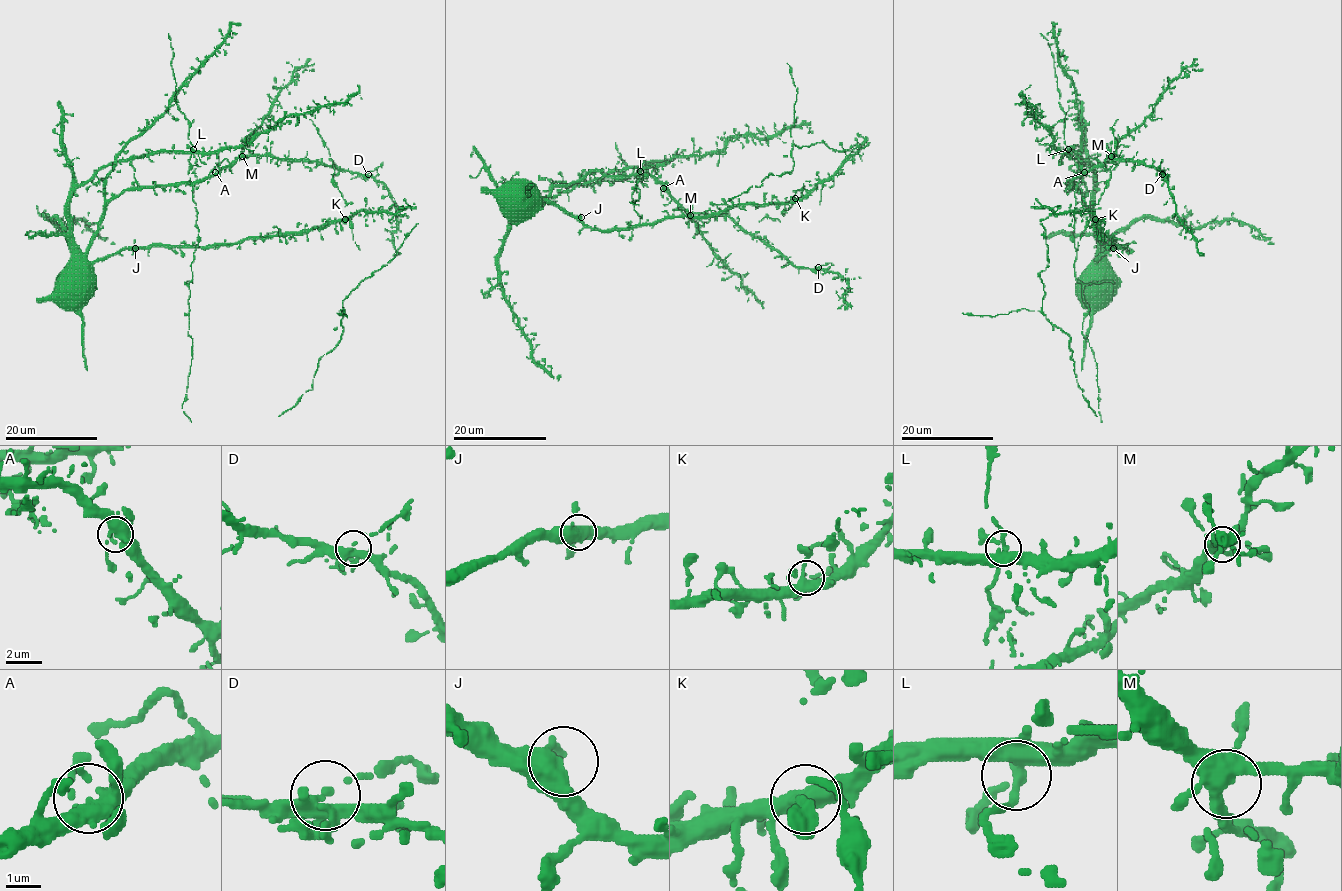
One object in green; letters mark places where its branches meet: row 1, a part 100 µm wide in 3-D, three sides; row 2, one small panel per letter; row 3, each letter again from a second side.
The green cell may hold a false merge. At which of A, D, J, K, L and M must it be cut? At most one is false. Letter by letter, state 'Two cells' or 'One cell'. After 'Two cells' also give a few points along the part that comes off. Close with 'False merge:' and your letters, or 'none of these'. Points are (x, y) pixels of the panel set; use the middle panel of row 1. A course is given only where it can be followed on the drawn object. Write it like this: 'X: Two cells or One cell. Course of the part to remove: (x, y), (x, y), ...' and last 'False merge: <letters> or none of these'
A: One cell
D: One cell
J: One cell
K: One cell
L: One cell
M: One cell
False merge: none of these

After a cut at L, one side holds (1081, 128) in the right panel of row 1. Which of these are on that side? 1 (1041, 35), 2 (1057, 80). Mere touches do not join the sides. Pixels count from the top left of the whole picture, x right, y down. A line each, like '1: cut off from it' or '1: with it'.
1: cut off from it
2: cut off from it

